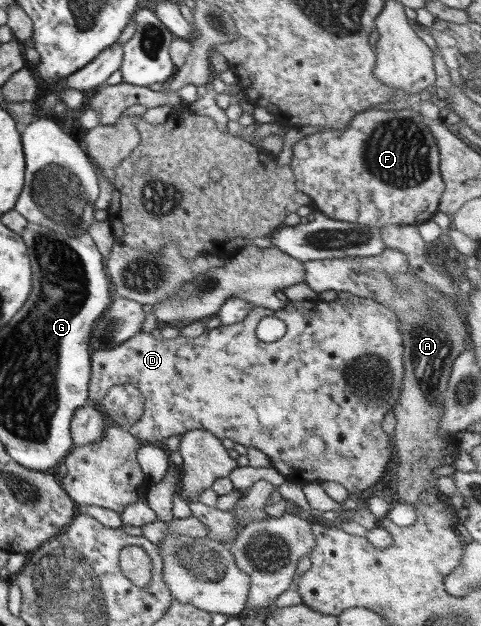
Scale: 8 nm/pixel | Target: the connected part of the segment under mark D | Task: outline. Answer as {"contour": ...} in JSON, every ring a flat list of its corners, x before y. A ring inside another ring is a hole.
{"contour":[[339,292,335,300,325,302,322,299,285,301,284,307,272,311,254,306,248,315,239,322,230,325,220,325,218,328,207,330,196,338,186,338,179,335,174,339,156,339,154,335,141,331,130,339,117,345,114,349,98,350,92,354,92,370,89,386,89,399,99,406,101,399,106,396,108,389,114,385,128,384,136,387,144,395,144,412,140,421,130,428,131,435,145,443,166,441,172,436,182,436,190,429,205,429,212,432,220,440,231,439,245,448,253,447,264,453,277,469,279,479,284,479,298,485,335,481,341,483,351,495,364,491,374,485,386,473,386,464,394,462,393,443,386,432,382,430,382,422,390,410,398,402,404,377,403,337,400,335,400,323,392,309,370,298,358,297,352,293],[265,316,281,319,286,324,285,334,272,343,260,341,256,335,257,324]]}

